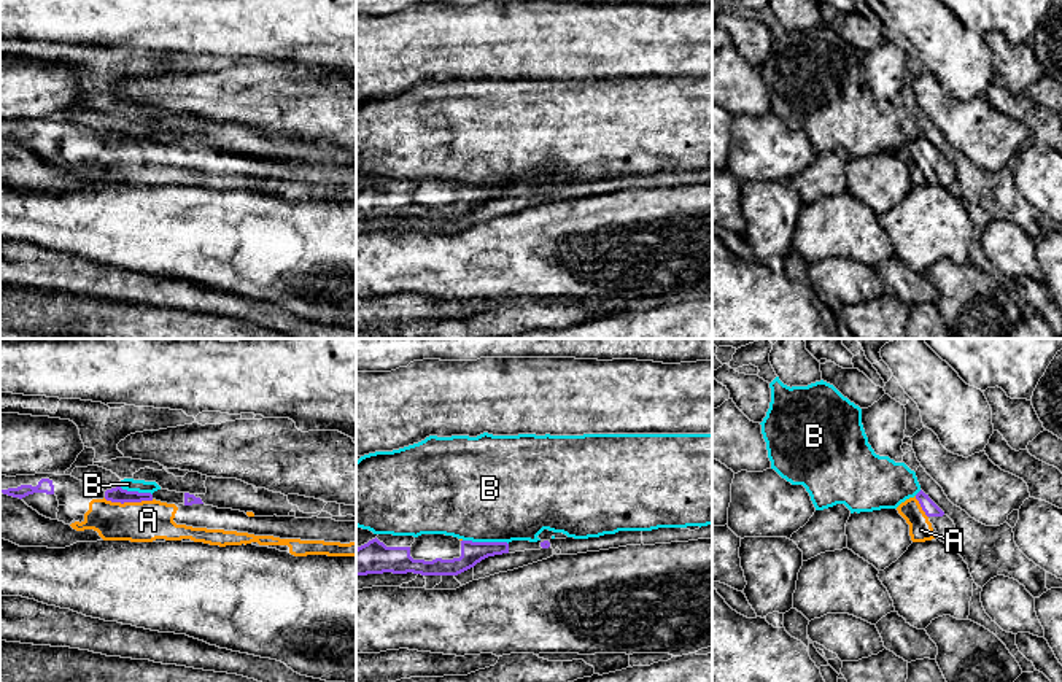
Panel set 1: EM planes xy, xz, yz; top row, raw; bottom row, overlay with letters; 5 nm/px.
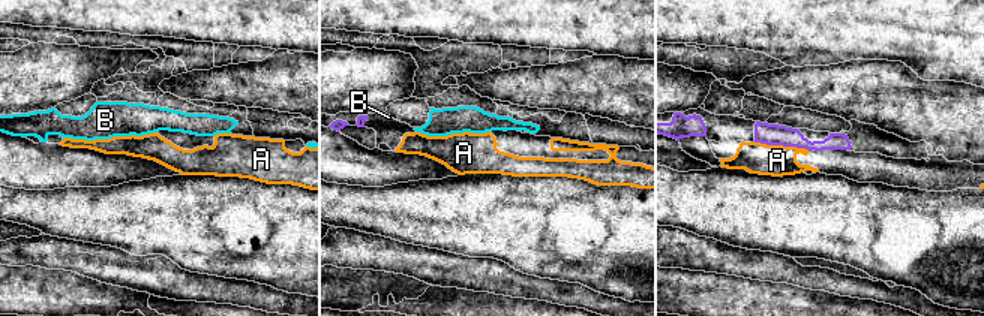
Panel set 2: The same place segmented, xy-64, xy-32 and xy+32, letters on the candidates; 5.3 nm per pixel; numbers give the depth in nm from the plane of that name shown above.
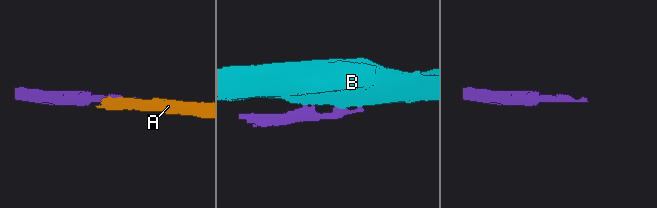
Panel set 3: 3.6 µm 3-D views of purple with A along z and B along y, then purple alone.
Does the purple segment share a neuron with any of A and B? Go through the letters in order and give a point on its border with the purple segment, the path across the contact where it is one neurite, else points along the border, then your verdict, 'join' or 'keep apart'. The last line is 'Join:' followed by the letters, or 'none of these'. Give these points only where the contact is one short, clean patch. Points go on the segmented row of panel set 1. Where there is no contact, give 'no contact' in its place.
A: meets purple in xy at (129, 501); runs through xy (115, 495), (121, 501), (129, 501), (148, 520); join
B: meets purple in xz at (485, 542); keep apart
Join: A

